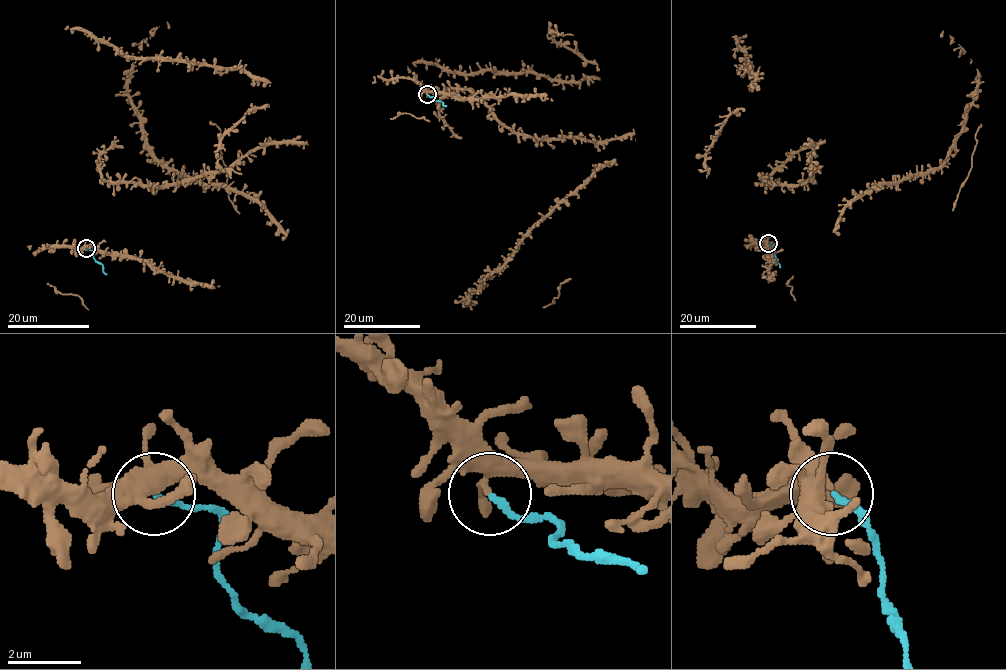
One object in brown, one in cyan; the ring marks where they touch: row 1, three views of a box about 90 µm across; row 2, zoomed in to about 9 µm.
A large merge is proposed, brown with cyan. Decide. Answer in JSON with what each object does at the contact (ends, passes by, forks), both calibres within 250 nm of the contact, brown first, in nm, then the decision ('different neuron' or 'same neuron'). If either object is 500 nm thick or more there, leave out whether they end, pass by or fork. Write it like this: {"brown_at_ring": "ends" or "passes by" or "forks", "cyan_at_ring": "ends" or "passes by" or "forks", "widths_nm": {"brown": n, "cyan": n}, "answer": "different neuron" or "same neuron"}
{"brown_at_ring": "passes by", "cyan_at_ring": "ends", "widths_nm": {"brown": 120, "cyan": 160}, "answer": "different neuron"}

